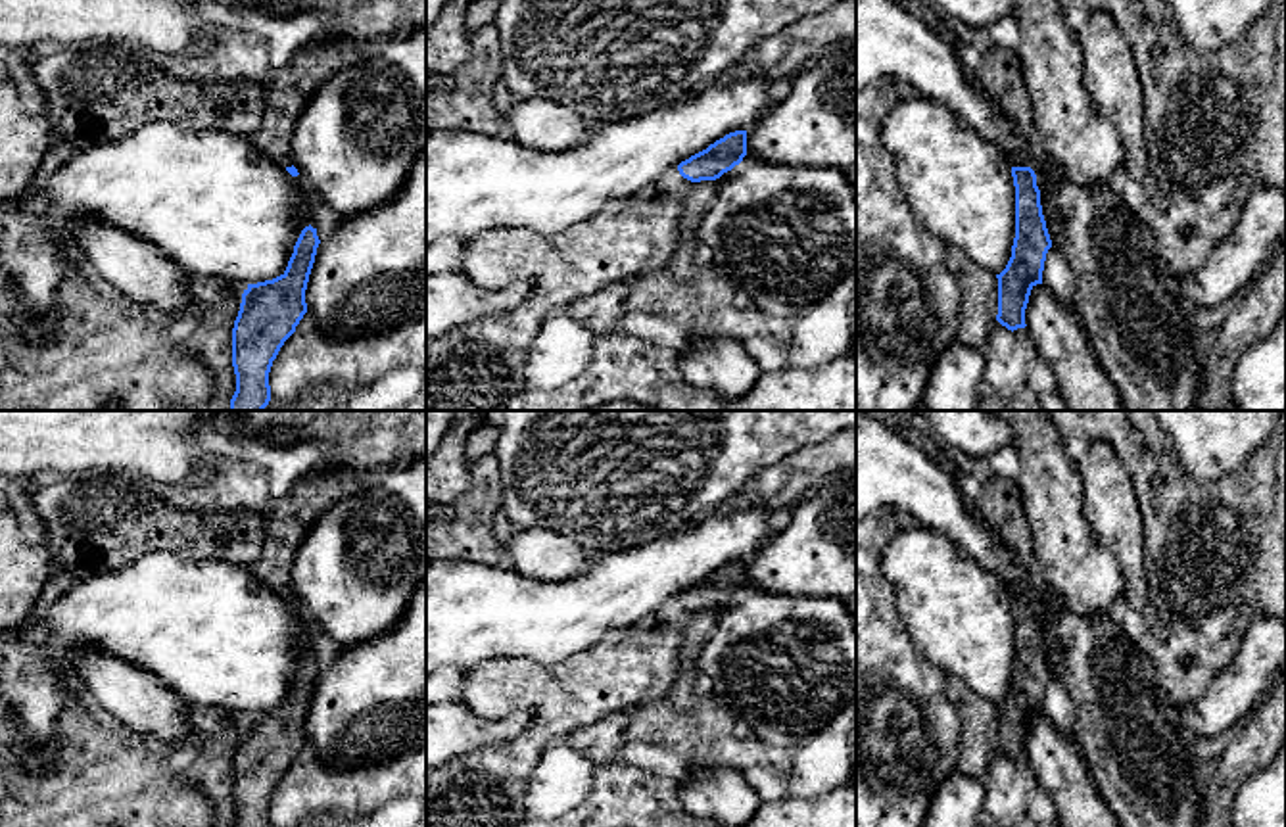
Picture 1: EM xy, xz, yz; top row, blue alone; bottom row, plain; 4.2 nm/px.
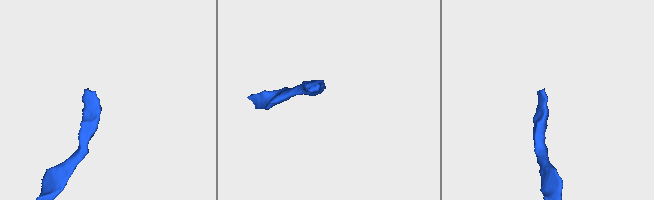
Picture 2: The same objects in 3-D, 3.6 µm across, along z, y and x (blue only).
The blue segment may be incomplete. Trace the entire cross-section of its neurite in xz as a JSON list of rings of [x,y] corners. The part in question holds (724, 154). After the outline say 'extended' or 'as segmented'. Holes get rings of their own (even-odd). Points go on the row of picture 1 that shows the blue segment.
[[[735,130],[678,165],[691,182],[716,180],[747,155],[747,130]]]; as segmented

